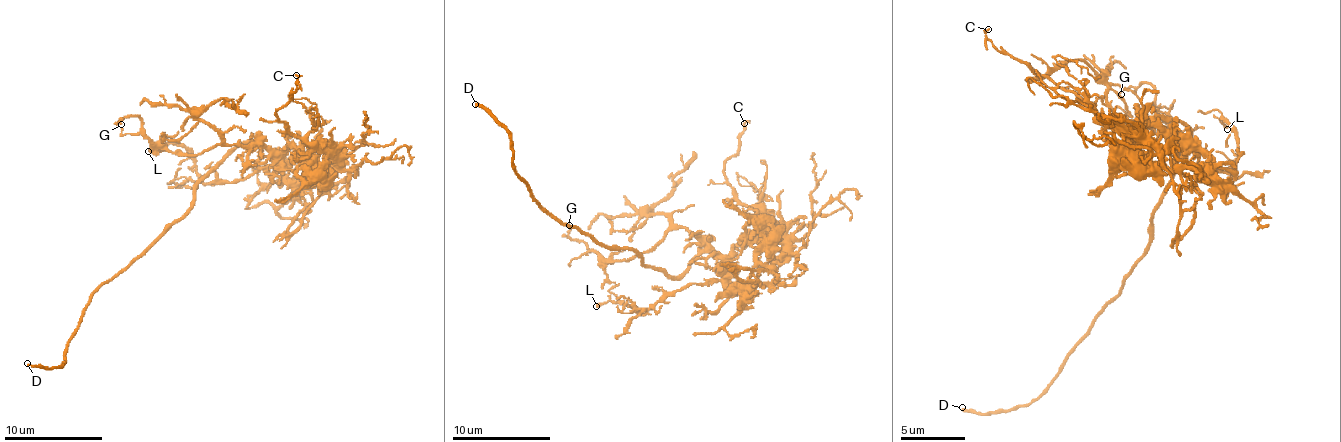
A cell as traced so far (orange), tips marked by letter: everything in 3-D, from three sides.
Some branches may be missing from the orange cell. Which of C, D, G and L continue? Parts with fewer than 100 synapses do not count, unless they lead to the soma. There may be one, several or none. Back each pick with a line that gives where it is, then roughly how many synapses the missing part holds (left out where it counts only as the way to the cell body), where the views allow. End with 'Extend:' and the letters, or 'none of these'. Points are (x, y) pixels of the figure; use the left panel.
D: (27, 363)
Extend: D

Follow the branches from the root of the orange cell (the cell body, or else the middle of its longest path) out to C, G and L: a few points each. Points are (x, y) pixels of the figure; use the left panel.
C: (195, 191), (241, 144), (276, 151), (293, 146), (308, 154), (311, 149), (276, 117), (296, 90), (296, 75)
G: (195, 191), (232, 149), (251, 141), (182, 154), (155, 146), (143, 134), (138, 117), (126, 117), (121, 124)
L: (195, 191), (241, 144), (269, 154), (269, 164), (244, 178), (204, 183), (182, 146), (160, 144), (148, 151)

